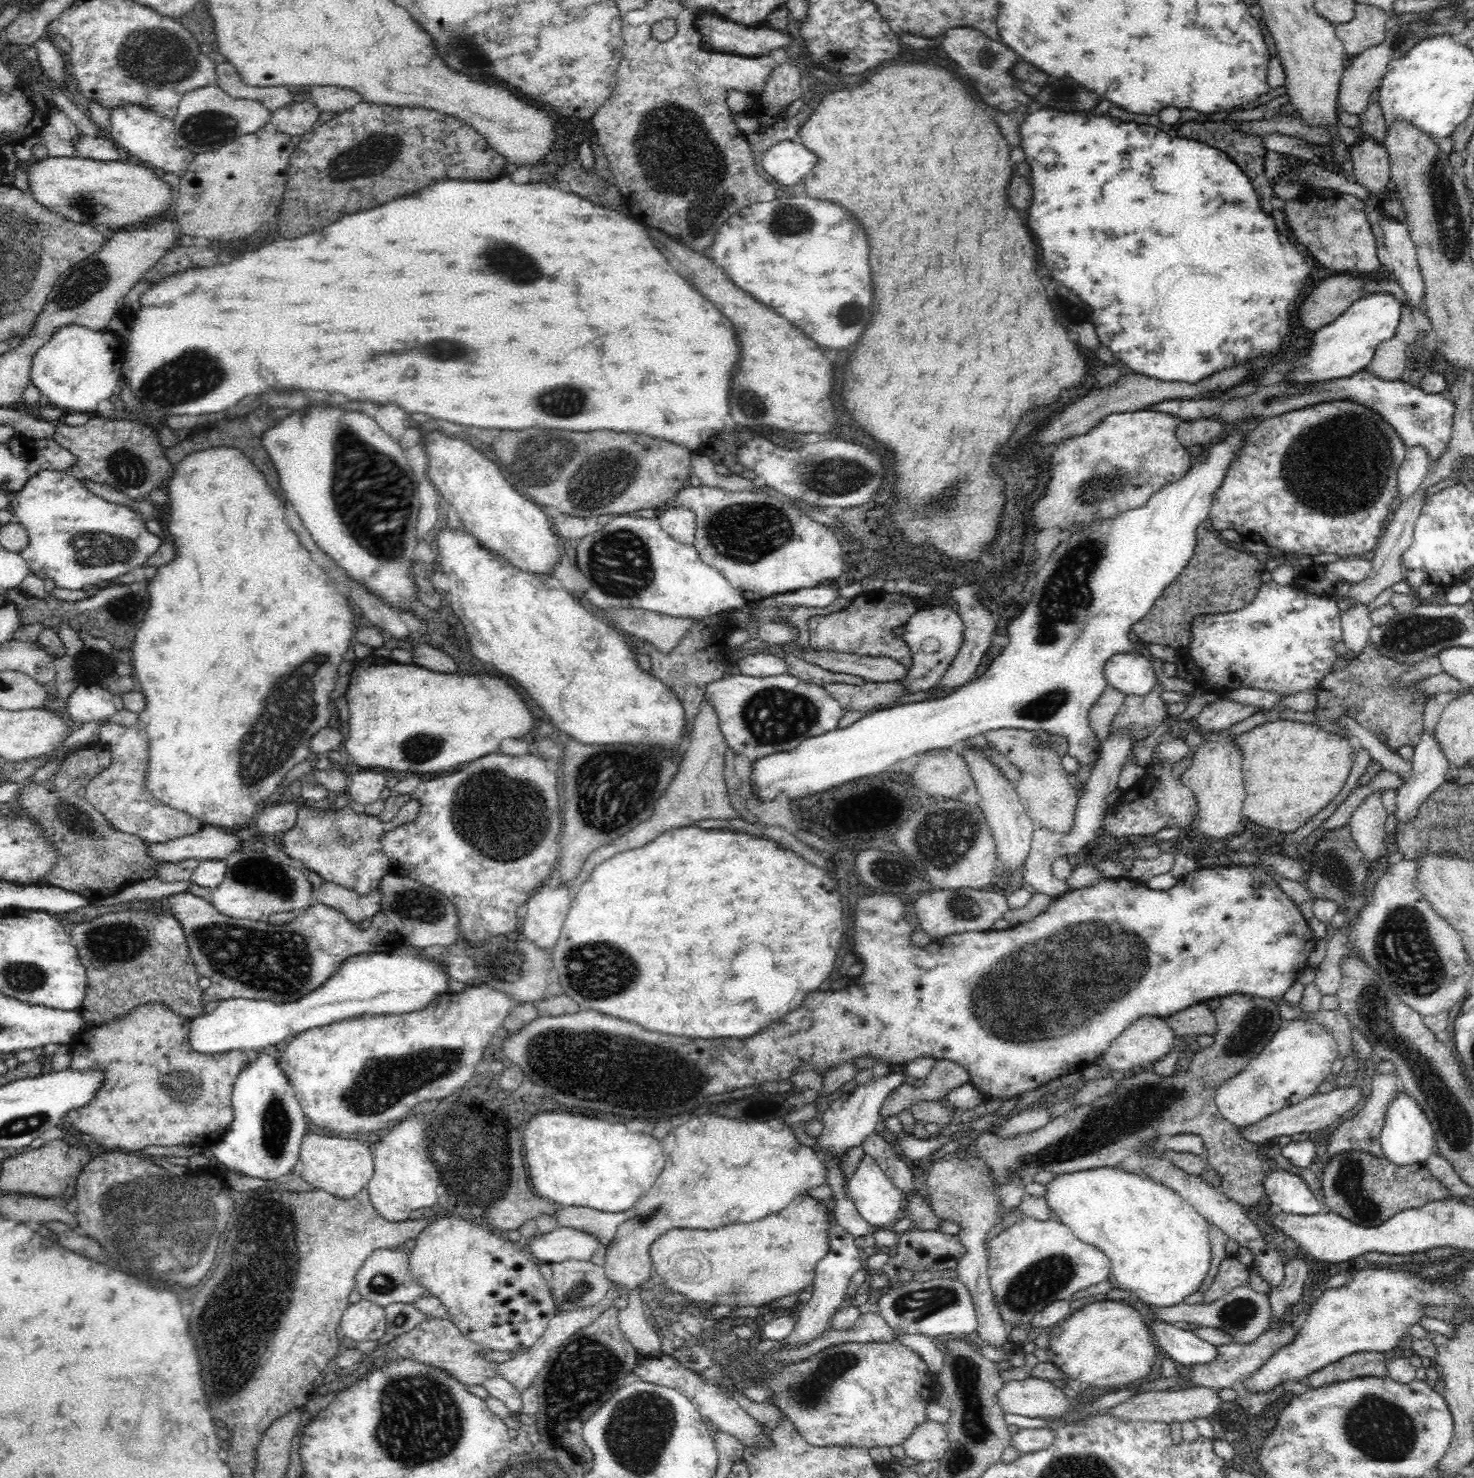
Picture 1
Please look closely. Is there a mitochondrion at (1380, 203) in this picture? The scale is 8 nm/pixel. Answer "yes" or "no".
no

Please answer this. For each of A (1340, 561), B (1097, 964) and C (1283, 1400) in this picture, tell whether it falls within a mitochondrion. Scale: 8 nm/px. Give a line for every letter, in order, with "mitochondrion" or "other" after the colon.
A: other
B: mitochondrion
C: other

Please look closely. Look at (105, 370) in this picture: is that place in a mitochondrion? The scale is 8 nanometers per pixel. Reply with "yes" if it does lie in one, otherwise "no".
no

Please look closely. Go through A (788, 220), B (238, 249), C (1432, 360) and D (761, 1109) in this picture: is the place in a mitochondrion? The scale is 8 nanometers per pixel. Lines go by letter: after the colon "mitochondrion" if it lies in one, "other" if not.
A: mitochondrion
B: other
C: other
D: other

